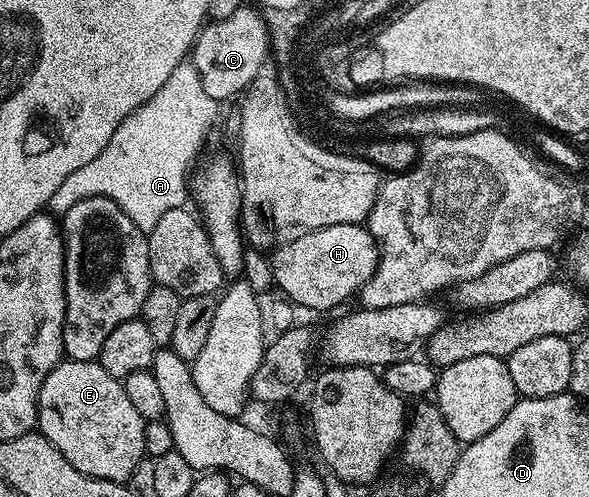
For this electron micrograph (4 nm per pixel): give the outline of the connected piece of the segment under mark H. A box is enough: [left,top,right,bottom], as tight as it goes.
[269,223,378,311]

